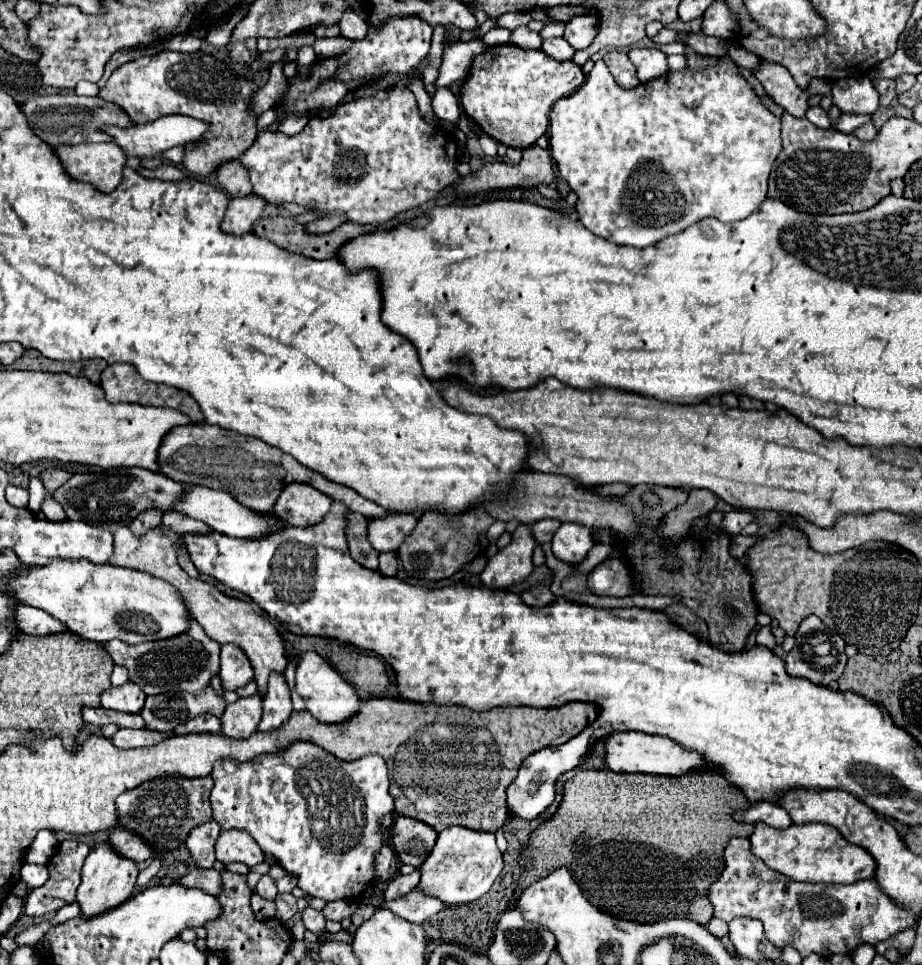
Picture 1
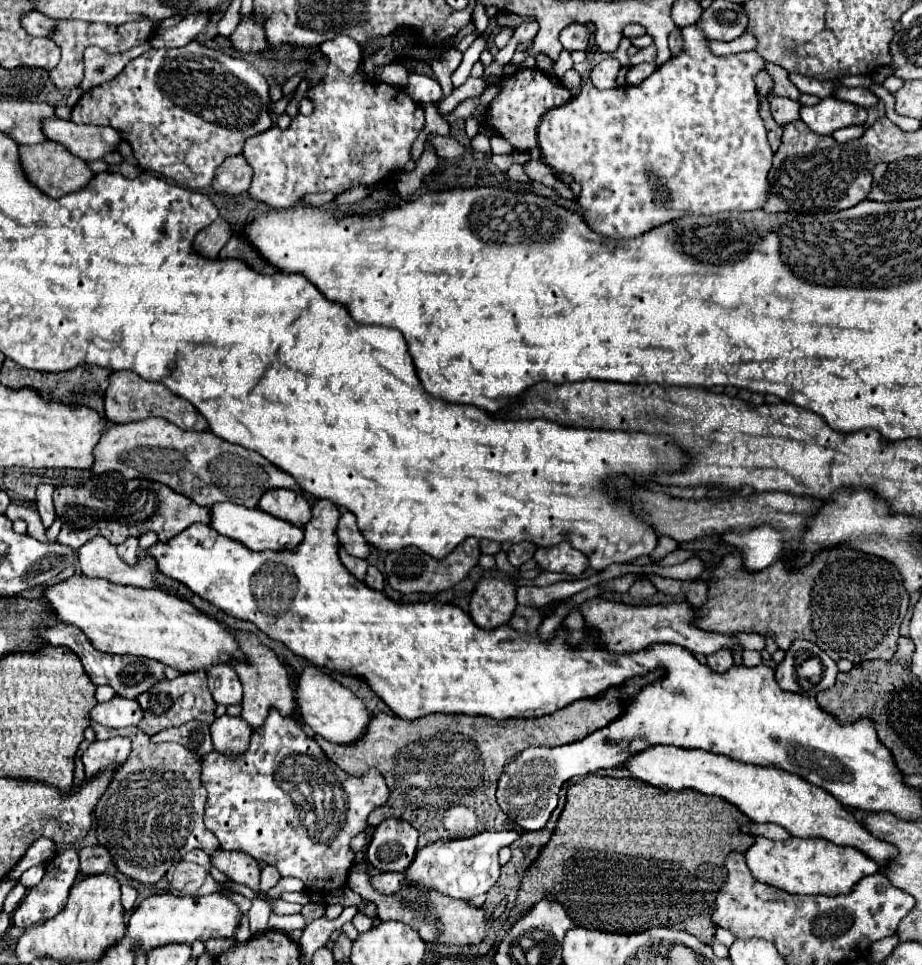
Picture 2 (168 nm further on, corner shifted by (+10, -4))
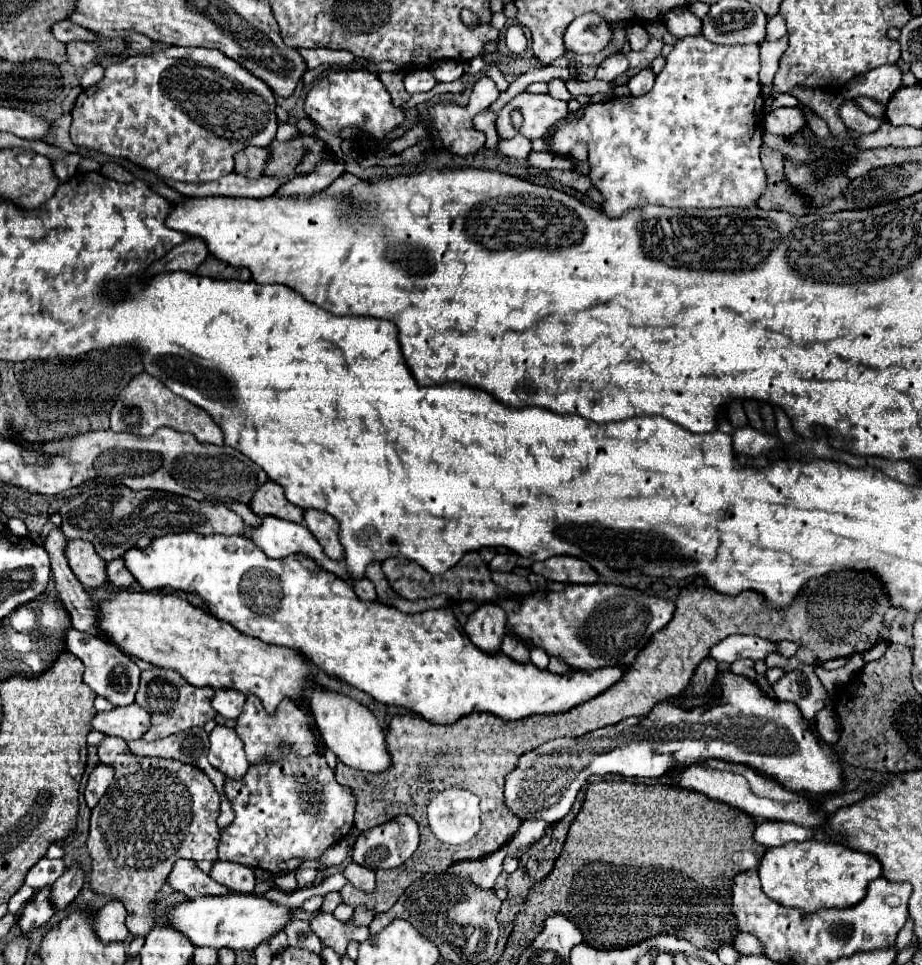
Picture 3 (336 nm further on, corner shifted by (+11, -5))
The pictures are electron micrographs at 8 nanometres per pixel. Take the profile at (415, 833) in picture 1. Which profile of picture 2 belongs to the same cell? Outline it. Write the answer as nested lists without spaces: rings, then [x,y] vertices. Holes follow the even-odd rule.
[[[402,820],[380,822],[366,848],[366,860],[380,872],[404,872],[414,860],[418,832]]]

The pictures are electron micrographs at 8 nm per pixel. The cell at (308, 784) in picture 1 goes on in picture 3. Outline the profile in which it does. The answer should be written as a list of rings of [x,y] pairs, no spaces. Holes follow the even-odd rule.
[[[321,753],[309,757],[285,755],[275,763],[253,765],[243,779],[227,779],[225,795],[233,803],[237,817],[221,831],[219,859],[261,867],[271,873],[295,871],[305,861],[319,859],[353,825],[353,793],[337,783]]]

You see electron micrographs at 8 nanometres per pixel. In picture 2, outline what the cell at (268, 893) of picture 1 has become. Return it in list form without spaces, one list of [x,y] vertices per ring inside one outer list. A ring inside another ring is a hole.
[[[256,896],[252,900],[252,908],[248,910],[250,916],[250,930],[252,934],[258,934],[262,930],[268,930],[268,916],[270,916],[270,906],[262,896]]]

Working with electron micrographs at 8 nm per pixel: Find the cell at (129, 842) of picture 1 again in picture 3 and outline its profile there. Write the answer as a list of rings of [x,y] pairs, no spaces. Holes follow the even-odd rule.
[[[69,867],[59,879],[57,883],[51,885],[51,903],[55,909],[63,911],[71,905],[71,901],[77,897],[77,893],[81,891],[83,885],[83,869],[81,867]]]

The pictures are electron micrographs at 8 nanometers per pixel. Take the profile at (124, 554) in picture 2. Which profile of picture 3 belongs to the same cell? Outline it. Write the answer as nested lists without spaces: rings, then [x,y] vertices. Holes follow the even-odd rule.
[[[115,559],[111,563],[107,563],[107,585],[113,587],[113,589],[127,589],[131,583],[133,583],[133,575],[125,569],[123,565],[123,559]]]

